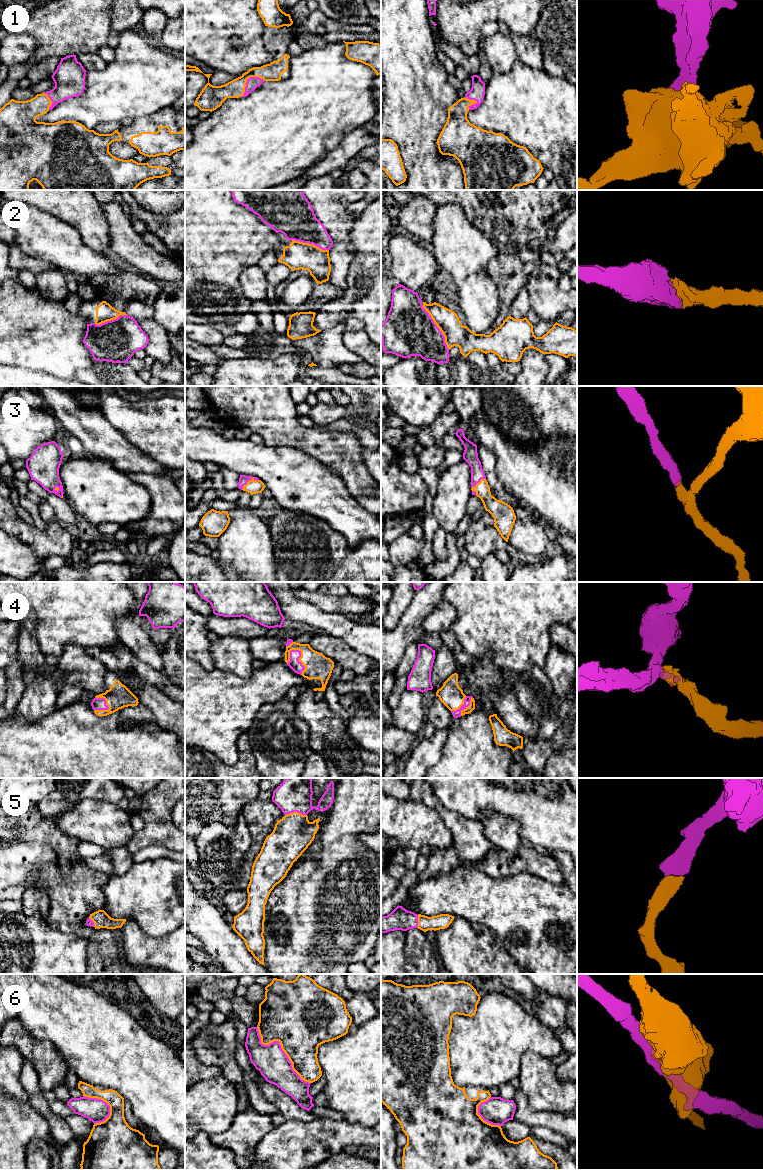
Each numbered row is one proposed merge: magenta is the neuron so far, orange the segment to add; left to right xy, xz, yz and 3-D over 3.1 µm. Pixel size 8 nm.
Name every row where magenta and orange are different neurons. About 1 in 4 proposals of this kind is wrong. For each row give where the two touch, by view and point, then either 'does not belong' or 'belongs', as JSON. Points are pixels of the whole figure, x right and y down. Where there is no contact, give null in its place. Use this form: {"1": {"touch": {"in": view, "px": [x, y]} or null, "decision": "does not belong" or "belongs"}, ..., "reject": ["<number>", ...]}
{"1": {"touch": {"in": "xz", "px": [247, 80]}, "decision": "belongs"}, "2": {"touch": {"in": "yz", "px": [438, 328]}, "decision": "belongs"}, "3": {"touch": {"in": "xz", "px": [249, 480]}, "decision": "belongs"}, "4": {"touch": {"in": "xz", "px": [298, 658]}, "decision": "belongs"}, "5": {"touch": {"in": "xz", "px": [295, 811]}, "decision": "belongs"}, "6": {"touch": {"in": "xz", "px": [281, 1048]}, "decision": "does not belong"}, "reject": ["6"]}

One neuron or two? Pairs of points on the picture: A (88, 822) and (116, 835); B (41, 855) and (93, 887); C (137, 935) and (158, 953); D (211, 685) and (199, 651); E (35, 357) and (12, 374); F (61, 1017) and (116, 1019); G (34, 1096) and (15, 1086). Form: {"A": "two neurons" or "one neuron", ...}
{"A": "one neuron", "B": "one neuron", "C": "one neuron", "D": "two neurons", "E": "two neurons", "F": "one neuron", "G": "two neurons"}

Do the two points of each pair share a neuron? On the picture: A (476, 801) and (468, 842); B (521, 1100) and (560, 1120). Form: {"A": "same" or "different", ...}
{"A": "different", "B": "same"}

